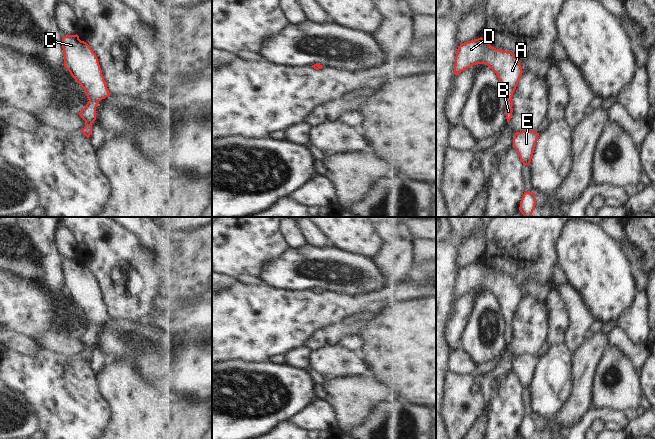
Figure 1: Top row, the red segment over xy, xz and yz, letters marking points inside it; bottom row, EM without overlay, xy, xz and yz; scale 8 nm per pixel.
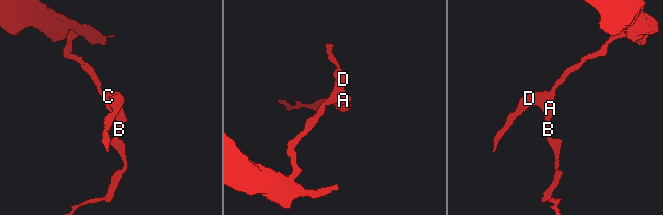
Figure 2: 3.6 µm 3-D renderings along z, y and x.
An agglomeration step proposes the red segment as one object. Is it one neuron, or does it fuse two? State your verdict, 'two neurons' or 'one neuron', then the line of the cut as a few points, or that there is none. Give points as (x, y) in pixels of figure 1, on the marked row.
one neuron; cut none

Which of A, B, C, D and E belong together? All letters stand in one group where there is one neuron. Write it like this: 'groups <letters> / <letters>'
groups A B C D E

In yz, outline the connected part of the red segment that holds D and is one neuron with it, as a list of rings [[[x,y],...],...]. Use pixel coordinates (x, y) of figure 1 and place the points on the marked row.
[[[482,37],[460,44],[456,51],[454,74],[476,64],[486,64],[497,75],[506,103],[506,119],[510,121],[513,112],[512,96],[523,73],[522,67],[512,52],[492,47]]]

